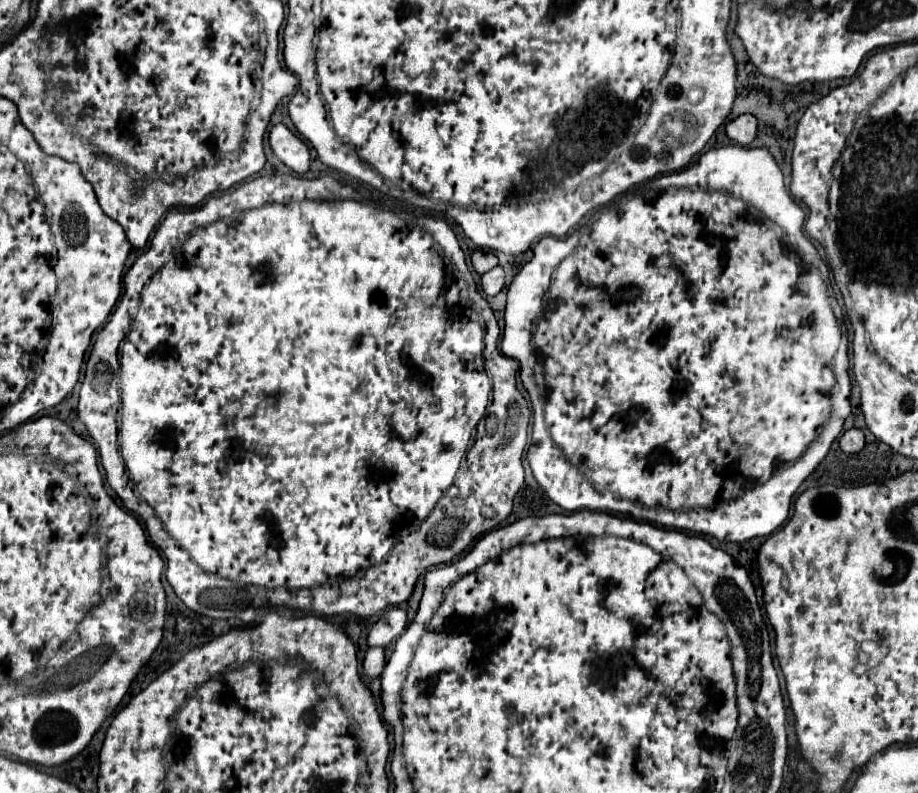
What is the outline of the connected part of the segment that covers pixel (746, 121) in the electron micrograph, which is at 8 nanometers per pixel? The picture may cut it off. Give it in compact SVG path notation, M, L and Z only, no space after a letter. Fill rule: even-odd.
M739 115L727 123L727 137L741 147L749 147L757 137L757 119L753 115Z

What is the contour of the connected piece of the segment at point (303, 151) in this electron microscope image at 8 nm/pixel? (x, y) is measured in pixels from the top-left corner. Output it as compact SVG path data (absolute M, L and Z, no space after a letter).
M277 123L269 131L269 145L273 153L283 161L289 169L297 173L305 173L309 169L309 149L307 145L295 137L283 123Z

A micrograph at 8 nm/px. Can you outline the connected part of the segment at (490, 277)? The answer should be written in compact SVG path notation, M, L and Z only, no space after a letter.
M495 267L495 269L487 271L485 275L481 275L481 287L489 297L493 297L503 289L503 279L505 279L503 267Z

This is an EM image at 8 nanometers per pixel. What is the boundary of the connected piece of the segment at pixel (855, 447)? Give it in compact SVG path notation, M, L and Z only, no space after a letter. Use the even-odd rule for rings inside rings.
M858 428L849 429L843 433L843 437L839 439L839 445L845 453L857 453L863 449L865 445L865 437L863 437L863 431Z

